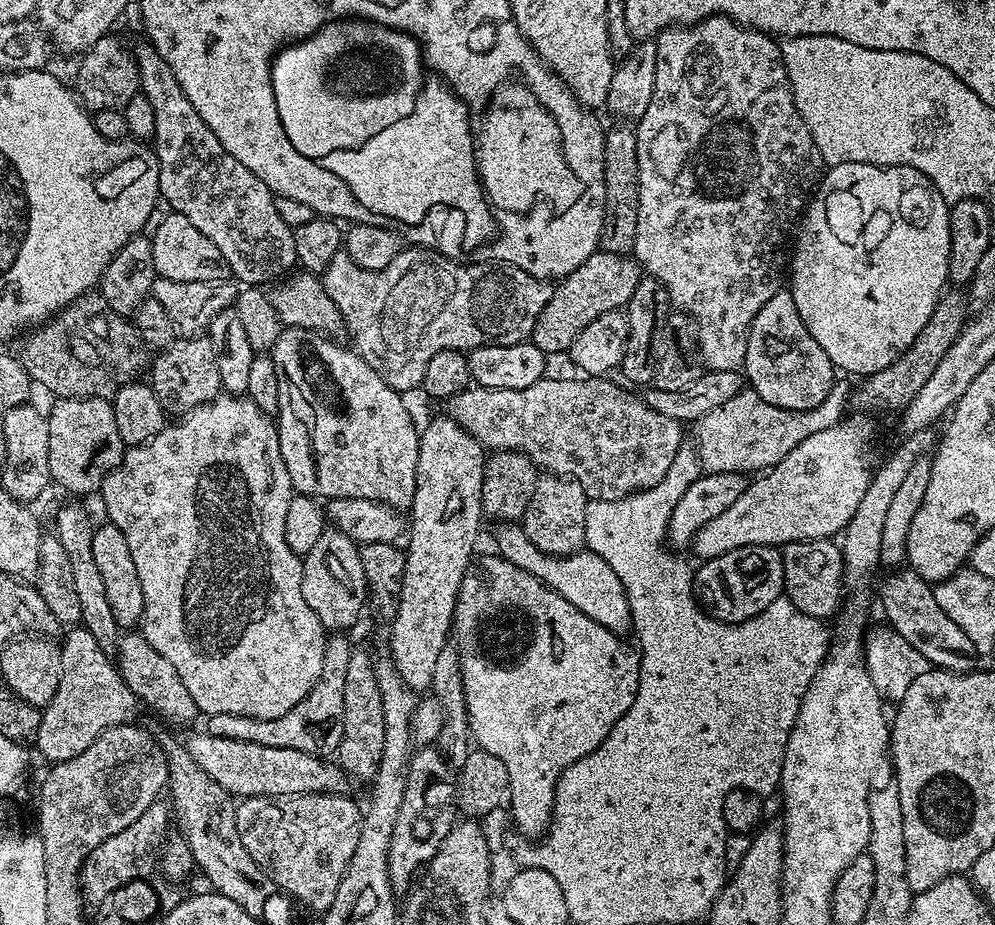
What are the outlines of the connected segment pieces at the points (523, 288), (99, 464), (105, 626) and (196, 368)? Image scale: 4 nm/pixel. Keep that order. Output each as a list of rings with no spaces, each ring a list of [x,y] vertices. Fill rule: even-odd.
[[[408,246],[396,255],[394,262],[390,262],[390,266],[386,266],[377,272],[371,272],[365,268],[359,268],[348,257],[348,253],[341,250],[336,253],[336,257],[328,264],[322,273],[322,283],[326,294],[330,294],[330,298],[334,302],[334,306],[338,306],[340,311],[340,319],[343,327],[348,328],[348,332],[352,335],[350,341],[351,347],[362,359],[371,366],[371,368],[380,373],[385,382],[389,384],[395,392],[408,394],[411,388],[419,389],[423,382],[423,376],[426,372],[426,366],[430,363],[430,358],[439,351],[447,348],[455,348],[456,350],[467,353],[473,348],[481,348],[482,346],[514,346],[515,344],[523,344],[531,337],[534,330],[534,322],[538,318],[538,314],[542,314],[542,306],[546,306],[546,302],[550,302],[552,297],[553,285],[546,280],[539,280],[536,276],[526,274],[526,270],[518,270],[510,264],[498,264],[495,262],[461,262],[459,260],[449,260],[448,257],[439,254],[433,254],[424,246]]]
[[[95,396],[94,398],[63,398],[55,401],[52,409],[47,409],[50,438],[50,476],[53,485],[61,484],[68,492],[77,492],[84,496],[87,492],[95,493],[104,479],[124,461],[126,446],[118,434],[118,426],[114,423],[114,410],[111,399]]]
[[[64,504],[60,508],[60,517],[56,520],[54,534],[70,561],[70,567],[74,570],[74,587],[78,594],[78,602],[82,602],[82,614],[80,624],[90,634],[94,634],[94,642],[102,651],[109,654],[115,653],[117,643],[122,635],[122,629],[118,621],[110,611],[110,601],[106,598],[106,585],[102,583],[102,573],[94,562],[94,546],[92,545],[92,534],[94,523],[88,517],[88,512],[80,504]]]
[[[207,335],[184,336],[155,353],[150,364],[150,383],[154,394],[169,413],[183,414],[203,404],[211,404],[221,395],[222,374],[218,374],[218,362],[214,359],[214,346]]]

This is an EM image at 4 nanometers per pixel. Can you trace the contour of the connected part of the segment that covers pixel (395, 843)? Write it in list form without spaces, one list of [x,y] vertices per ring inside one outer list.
[[[421,747],[413,751],[412,760],[408,763],[406,790],[402,794],[402,806],[394,822],[394,834],[390,834],[390,854],[388,855],[388,873],[392,891],[404,894],[409,891],[414,877],[427,865],[432,855],[439,850],[440,844],[450,834],[454,820],[440,816],[456,799],[457,777],[454,769],[444,755],[435,747]]]

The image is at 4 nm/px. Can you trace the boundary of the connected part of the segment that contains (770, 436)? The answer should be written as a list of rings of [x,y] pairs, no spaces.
[[[840,382],[833,383],[830,394],[824,396],[820,405],[805,412],[782,410],[770,402],[762,402],[757,392],[742,390],[734,394],[734,398],[722,402],[722,406],[714,406],[710,414],[695,421],[694,447],[701,469],[704,472],[763,473],[782,462],[782,458],[786,458],[798,442],[806,442],[810,434],[818,434],[845,419],[844,403],[847,400],[848,388]]]

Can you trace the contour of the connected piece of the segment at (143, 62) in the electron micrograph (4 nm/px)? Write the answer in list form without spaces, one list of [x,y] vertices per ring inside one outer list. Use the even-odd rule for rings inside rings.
[[[151,42],[135,45],[134,55],[138,74],[140,75],[139,95],[150,101],[154,110],[154,151],[158,158],[160,171],[160,195],[172,207],[173,212],[182,214],[182,218],[190,218],[190,223],[222,253],[226,258],[228,271],[241,285],[268,286],[279,281],[285,274],[291,273],[297,267],[296,251],[294,250],[294,229],[286,226],[278,215],[276,196],[234,154],[227,152],[218,138],[214,138],[214,130],[202,122],[198,110],[190,106],[190,98],[182,94],[182,86],[178,86],[178,78],[174,78],[174,70],[158,54],[158,50]]]

